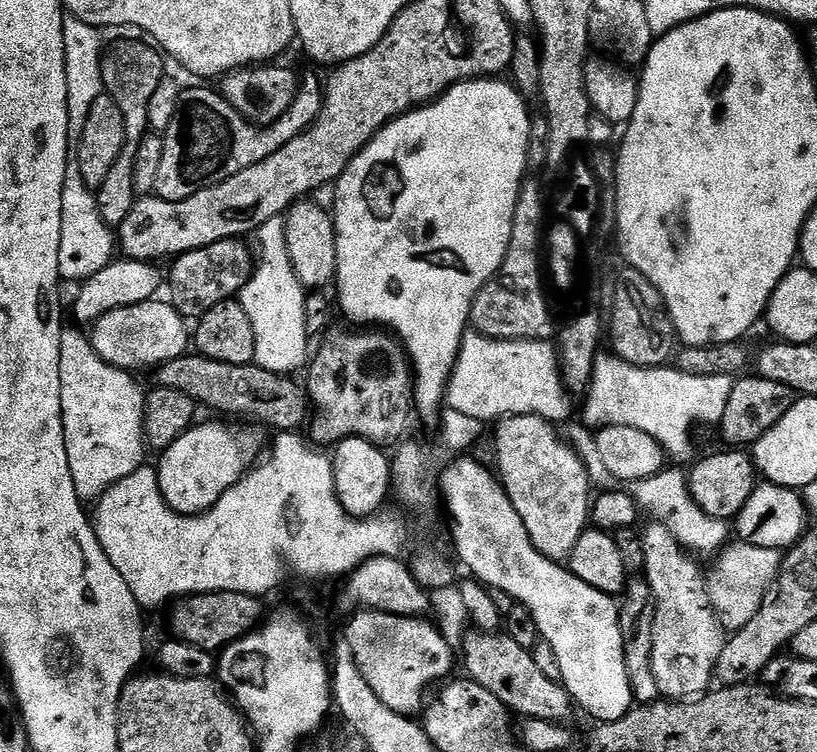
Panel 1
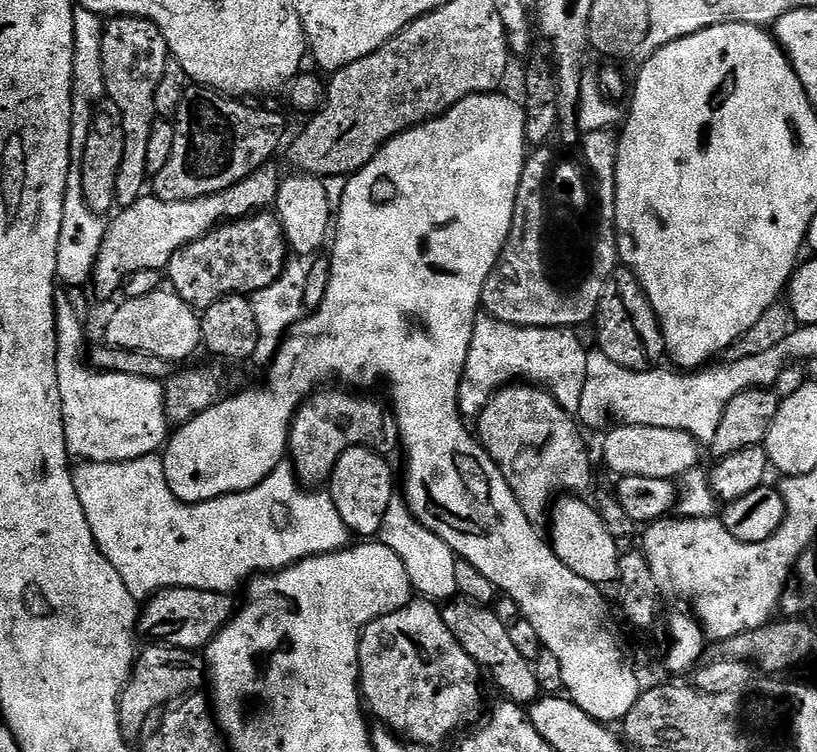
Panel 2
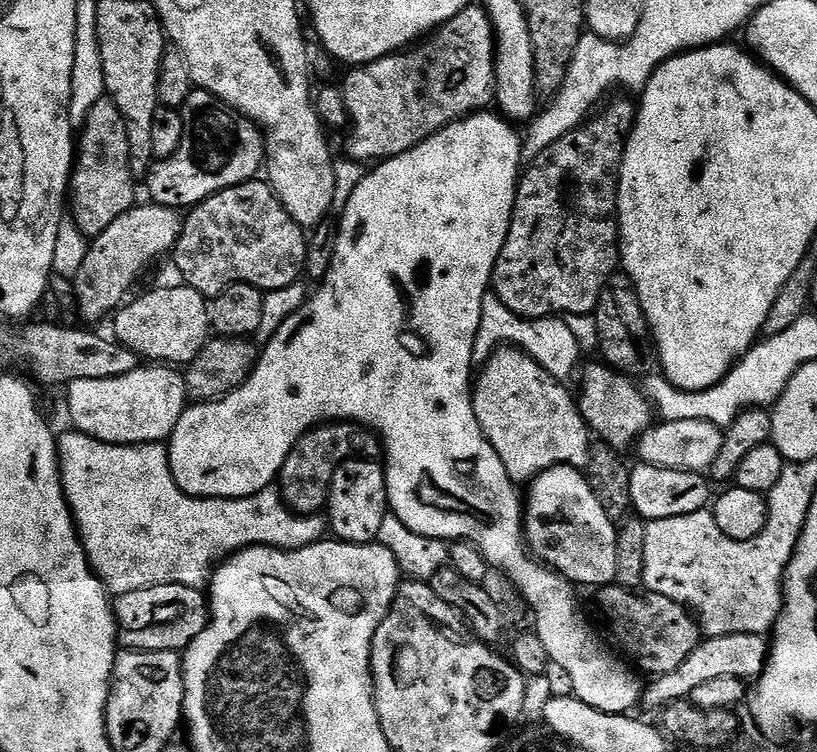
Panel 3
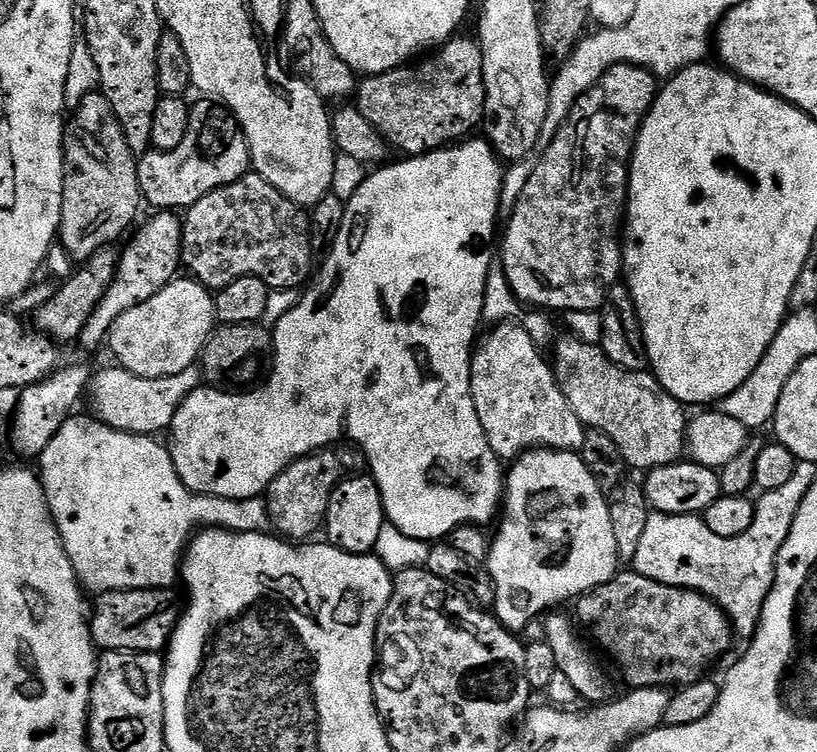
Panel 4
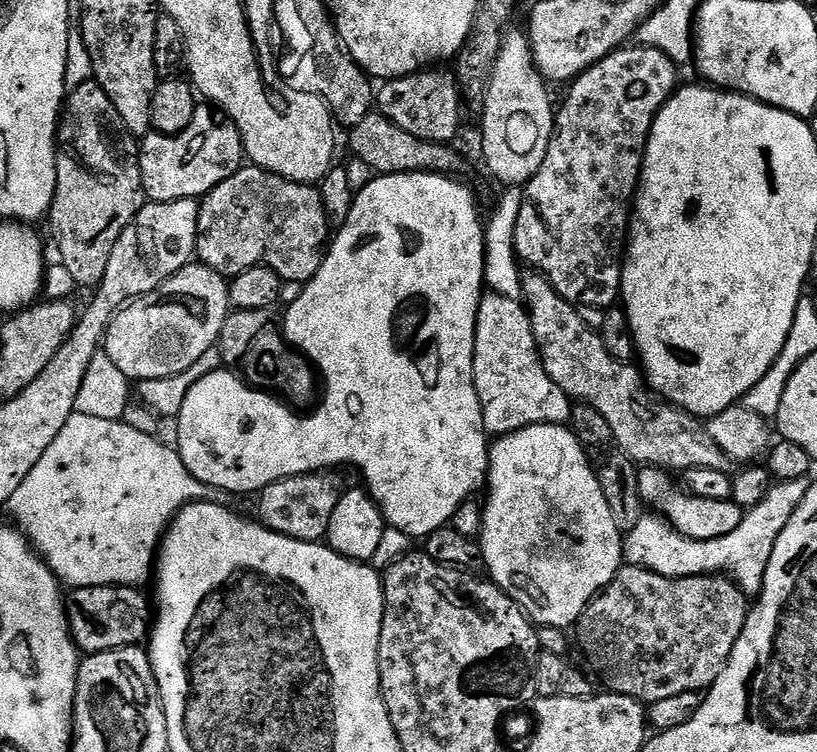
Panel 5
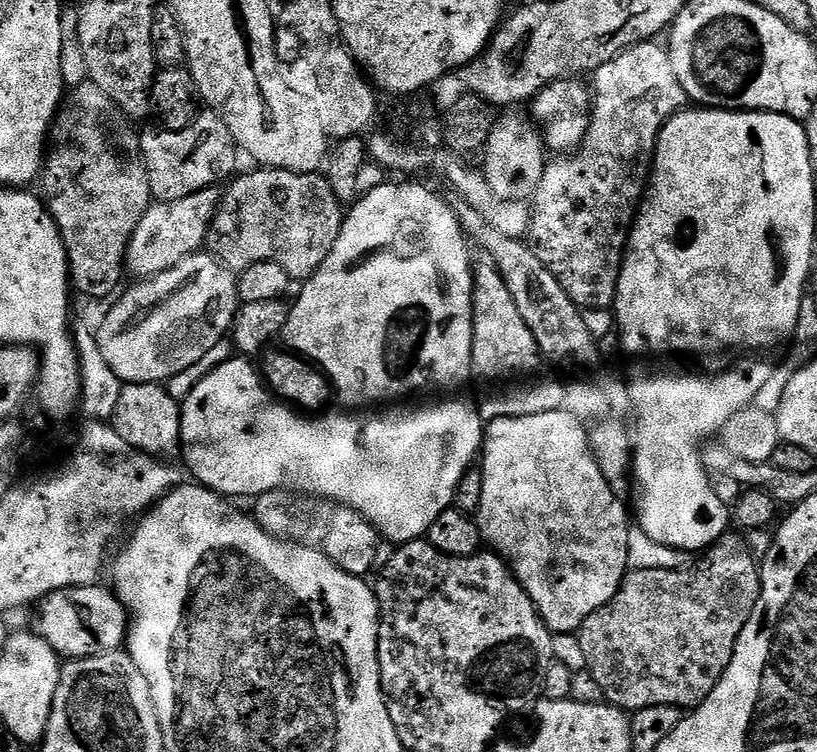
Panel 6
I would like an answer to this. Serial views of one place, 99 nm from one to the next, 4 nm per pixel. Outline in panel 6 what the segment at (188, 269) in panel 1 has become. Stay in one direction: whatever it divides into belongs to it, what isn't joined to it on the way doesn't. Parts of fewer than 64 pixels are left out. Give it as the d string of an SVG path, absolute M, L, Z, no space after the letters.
M267 166L255 170L257 172L248 172L245 176L237 175L227 185L229 188L223 189L214 218L208 226L207 251L233 274L246 271L254 266L254 262L278 262L278 266L283 266L294 282L309 280L334 250L334 242L338 242L346 215L345 205L340 203L330 182L319 171L291 172L285 168Z

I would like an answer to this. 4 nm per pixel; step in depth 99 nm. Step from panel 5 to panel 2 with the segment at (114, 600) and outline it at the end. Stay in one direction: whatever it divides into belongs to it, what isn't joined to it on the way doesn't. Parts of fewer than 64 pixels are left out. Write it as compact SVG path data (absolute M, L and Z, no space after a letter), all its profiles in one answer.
M167 588L156 593L143 605L138 616L138 632L156 646L204 650L216 635L232 621L238 604L227 592L207 592L197 588Z

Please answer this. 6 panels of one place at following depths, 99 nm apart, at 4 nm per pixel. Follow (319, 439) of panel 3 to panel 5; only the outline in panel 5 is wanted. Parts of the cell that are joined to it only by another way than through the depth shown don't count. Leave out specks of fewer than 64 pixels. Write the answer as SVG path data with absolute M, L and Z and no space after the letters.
M340 470L307 472L266 486L258 494L259 523L271 532L277 532L286 538L311 544L323 541L330 530L330 517L334 515L334 509L338 507L342 494L346 494L350 487L350 481L342 473Z

